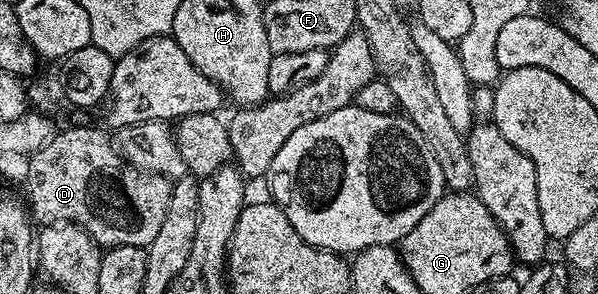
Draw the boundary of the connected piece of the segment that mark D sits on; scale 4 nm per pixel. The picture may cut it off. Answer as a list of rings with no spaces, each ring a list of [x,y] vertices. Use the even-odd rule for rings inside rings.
[[[95,127],[60,130],[49,145],[29,156],[26,160],[25,199],[29,204],[30,218],[39,225],[75,223],[89,232],[103,249],[117,245],[145,249],[153,237],[157,237],[165,221],[172,180],[157,173],[137,170],[119,154],[112,136],[103,131]]]

